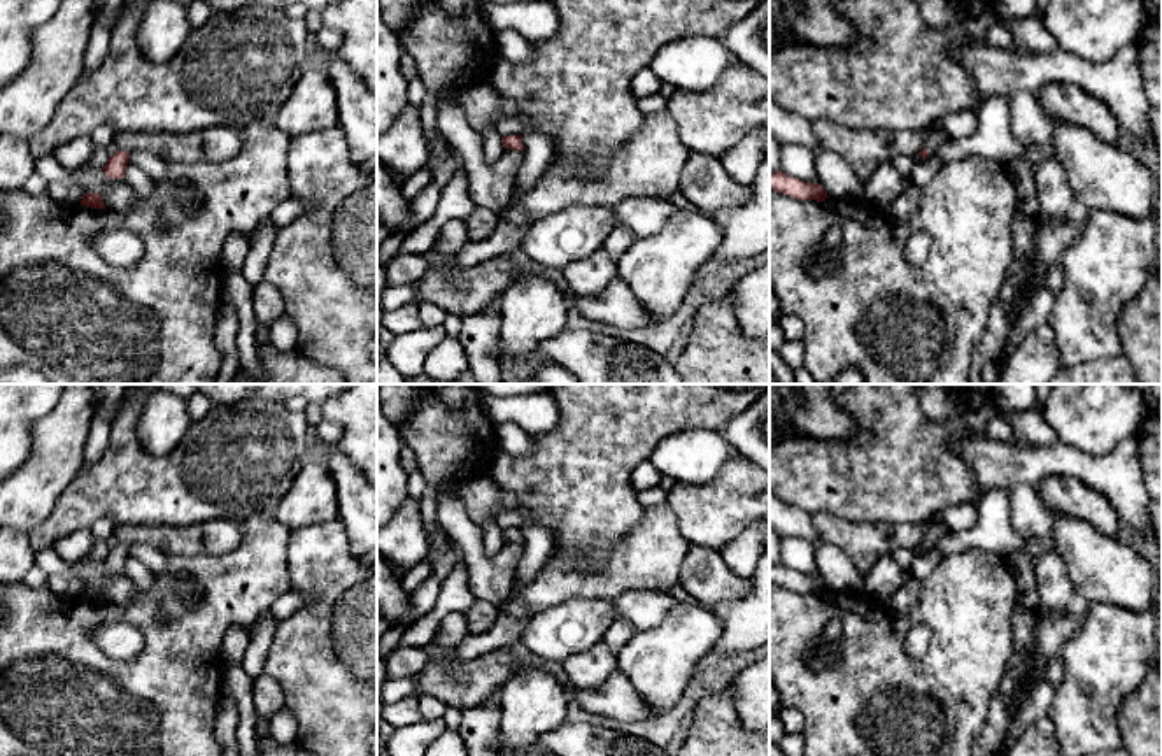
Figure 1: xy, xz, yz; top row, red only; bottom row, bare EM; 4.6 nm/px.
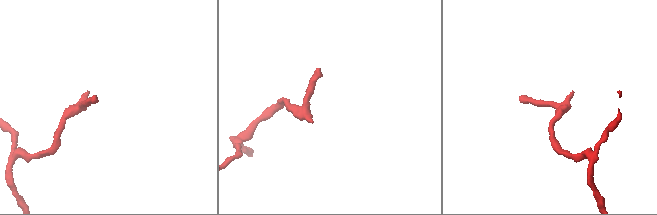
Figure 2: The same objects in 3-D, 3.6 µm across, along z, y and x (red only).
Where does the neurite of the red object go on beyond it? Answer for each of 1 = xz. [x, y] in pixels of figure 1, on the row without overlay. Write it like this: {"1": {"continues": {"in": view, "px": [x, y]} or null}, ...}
{"1": {"continues": null}}

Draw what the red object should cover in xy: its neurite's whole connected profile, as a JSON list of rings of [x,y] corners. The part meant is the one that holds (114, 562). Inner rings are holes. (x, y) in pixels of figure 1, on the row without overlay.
[[[116,544],[112,549],[109,549],[102,563],[107,568],[107,572],[123,572],[128,556],[130,546]]]

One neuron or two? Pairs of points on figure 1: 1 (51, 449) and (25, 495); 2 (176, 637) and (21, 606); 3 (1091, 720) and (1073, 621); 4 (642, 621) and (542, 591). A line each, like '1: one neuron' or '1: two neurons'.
1: one neuron
2: one neuron
3: two neurons
4: two neurons

